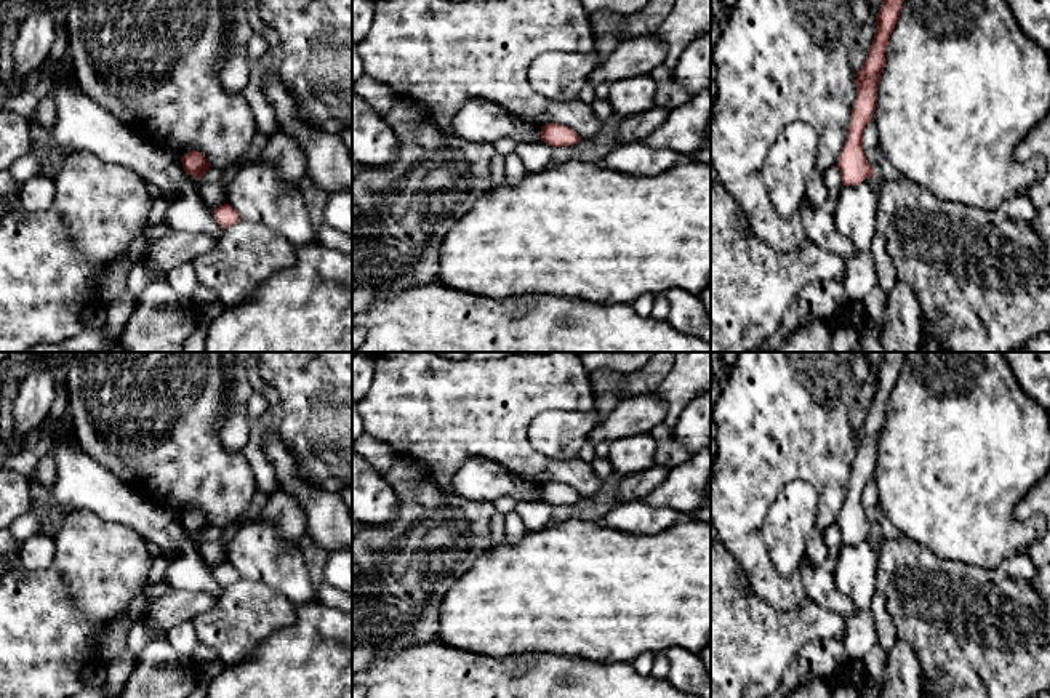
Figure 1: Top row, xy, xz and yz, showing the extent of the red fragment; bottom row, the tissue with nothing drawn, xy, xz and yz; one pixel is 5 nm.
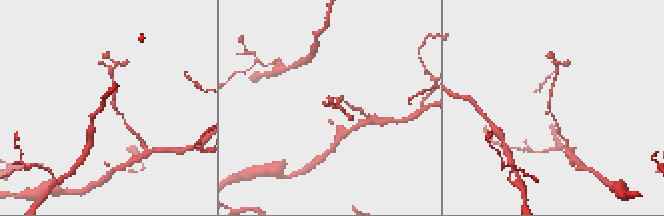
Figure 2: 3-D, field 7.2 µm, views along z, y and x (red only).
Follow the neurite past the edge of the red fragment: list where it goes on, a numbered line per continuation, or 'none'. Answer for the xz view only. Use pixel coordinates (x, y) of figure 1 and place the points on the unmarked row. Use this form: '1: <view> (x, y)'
none

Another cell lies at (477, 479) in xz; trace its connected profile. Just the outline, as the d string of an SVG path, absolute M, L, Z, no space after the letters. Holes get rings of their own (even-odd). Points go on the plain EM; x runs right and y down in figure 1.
M488 459L466 461L447 485L439 483L439 487L471 501L493 503L503 496L517 501L541 499L541 485L515 477Z

